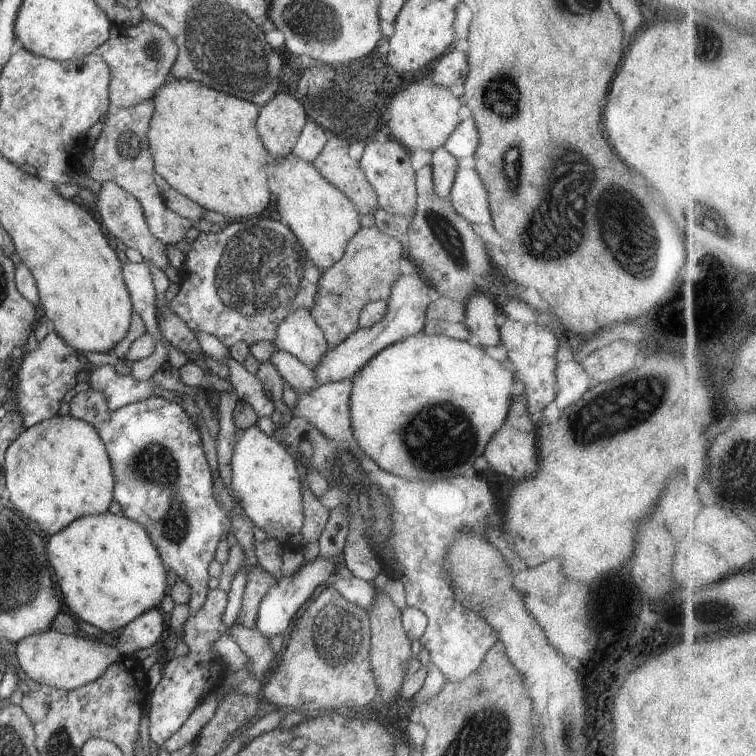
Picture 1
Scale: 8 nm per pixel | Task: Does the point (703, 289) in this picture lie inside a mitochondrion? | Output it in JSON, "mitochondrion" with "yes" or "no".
{"mitochondrion":"no"}

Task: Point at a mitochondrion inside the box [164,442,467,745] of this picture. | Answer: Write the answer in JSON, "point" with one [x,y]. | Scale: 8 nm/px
{"point":[335,634]}

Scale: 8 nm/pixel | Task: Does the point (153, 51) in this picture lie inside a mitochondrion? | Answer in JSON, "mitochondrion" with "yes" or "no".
{"mitochondrion":"yes"}

